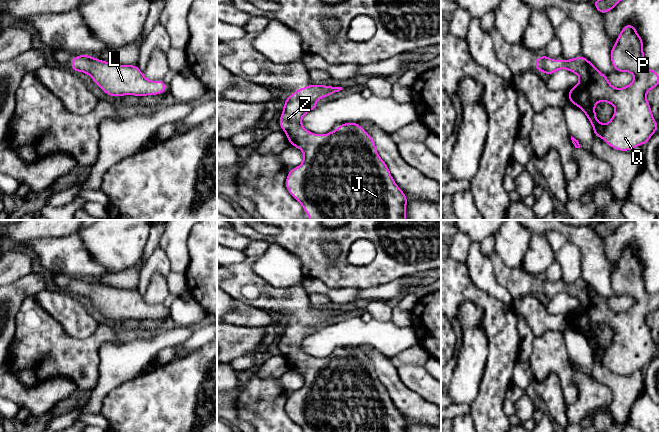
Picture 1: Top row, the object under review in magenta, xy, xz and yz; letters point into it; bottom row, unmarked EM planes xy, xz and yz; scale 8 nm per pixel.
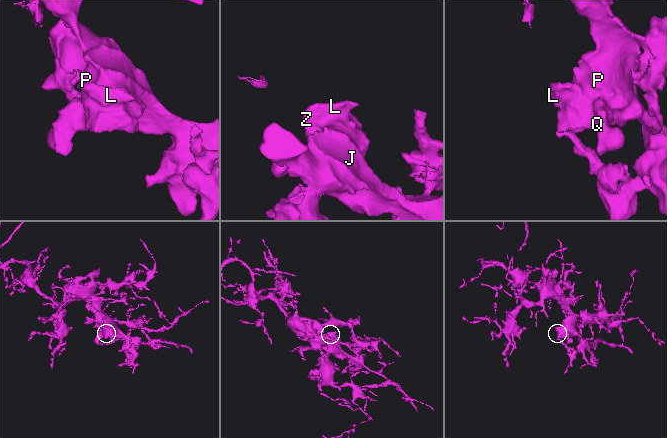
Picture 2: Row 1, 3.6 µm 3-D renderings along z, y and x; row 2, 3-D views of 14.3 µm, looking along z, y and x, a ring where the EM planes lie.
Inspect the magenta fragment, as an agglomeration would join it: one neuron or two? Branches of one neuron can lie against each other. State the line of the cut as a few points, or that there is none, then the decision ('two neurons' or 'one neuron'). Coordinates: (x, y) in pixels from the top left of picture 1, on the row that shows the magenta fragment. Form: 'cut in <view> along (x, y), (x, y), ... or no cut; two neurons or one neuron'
no cut; one neuron

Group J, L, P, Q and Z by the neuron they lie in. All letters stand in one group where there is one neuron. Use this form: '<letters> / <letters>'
J L P Q Z

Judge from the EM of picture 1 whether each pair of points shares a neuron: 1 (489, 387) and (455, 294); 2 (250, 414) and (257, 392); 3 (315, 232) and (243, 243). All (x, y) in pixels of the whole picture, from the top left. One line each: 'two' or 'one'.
1: one
2: one
3: two

